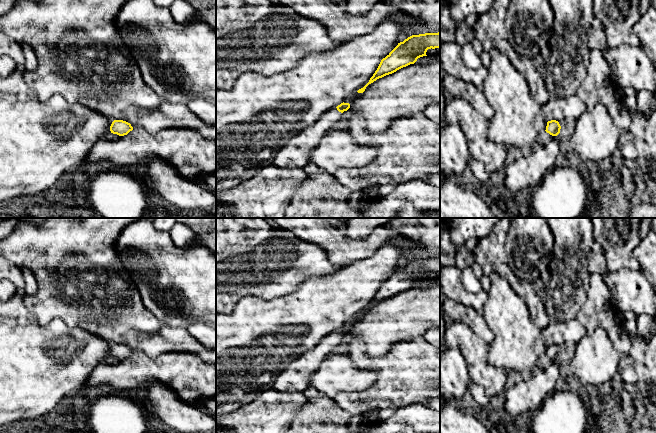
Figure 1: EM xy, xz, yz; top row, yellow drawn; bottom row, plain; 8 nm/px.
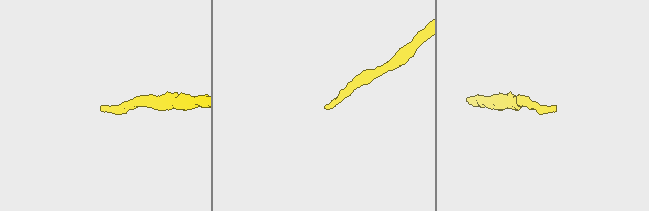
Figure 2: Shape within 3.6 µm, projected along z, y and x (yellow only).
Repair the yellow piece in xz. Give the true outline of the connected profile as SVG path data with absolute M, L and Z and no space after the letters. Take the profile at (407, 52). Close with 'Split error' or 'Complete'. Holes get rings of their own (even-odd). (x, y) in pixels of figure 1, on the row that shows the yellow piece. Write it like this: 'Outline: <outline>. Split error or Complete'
Outline: M440 32L412 35L405 39L381 60L377 70L370 78L369 82L358 93L363 93L366 87L386 75L414 64L418 58L427 56L428 49L440 48Z. Complete

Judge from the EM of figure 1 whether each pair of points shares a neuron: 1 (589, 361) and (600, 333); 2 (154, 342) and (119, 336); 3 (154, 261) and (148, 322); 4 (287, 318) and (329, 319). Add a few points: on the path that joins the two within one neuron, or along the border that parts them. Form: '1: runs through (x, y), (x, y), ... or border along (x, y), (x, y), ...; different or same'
1: runs through (595, 354), (599, 340); same
2: runs through (145, 342), (128, 336); same
3: border along (148, 312), (164, 323); different
4: runs through (297, 318), (319, 318); same

